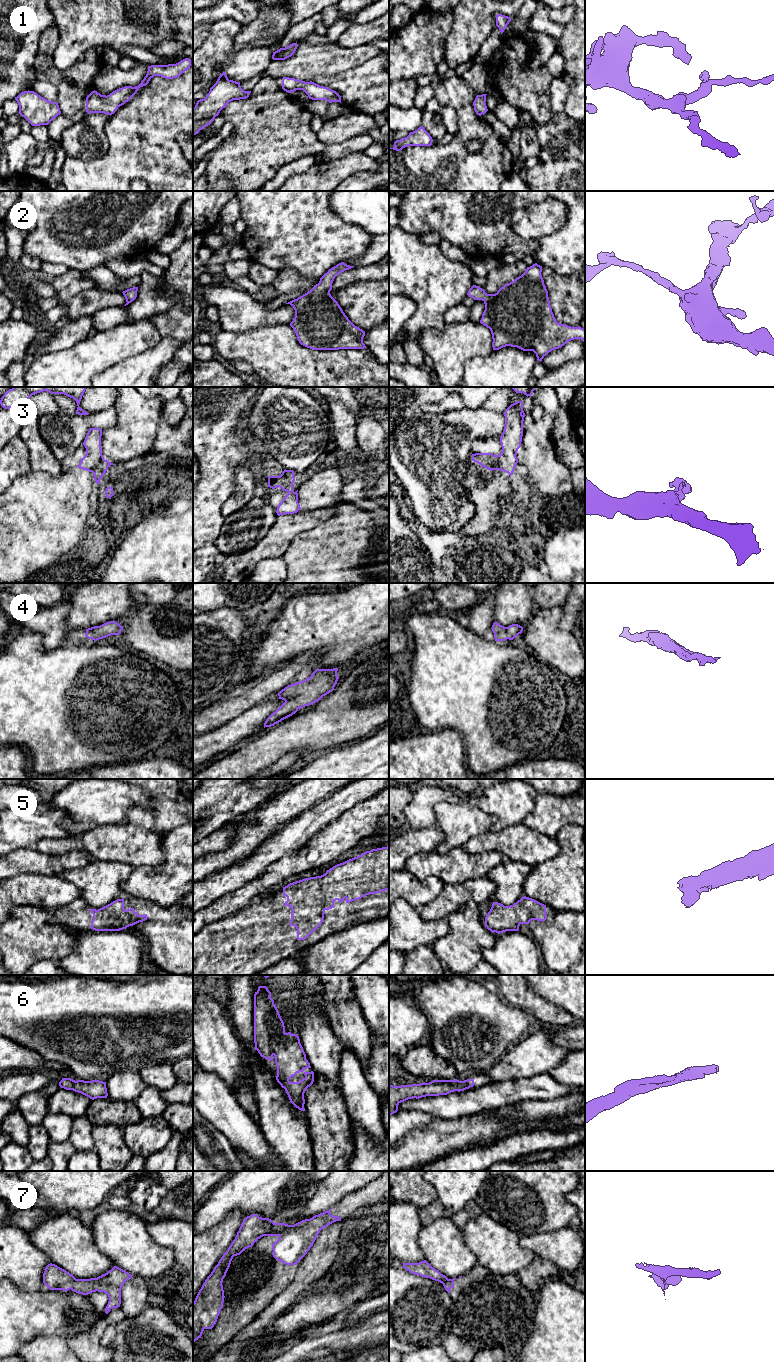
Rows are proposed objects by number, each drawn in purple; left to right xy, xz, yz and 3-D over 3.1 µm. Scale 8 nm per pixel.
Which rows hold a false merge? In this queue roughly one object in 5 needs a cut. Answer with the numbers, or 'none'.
7

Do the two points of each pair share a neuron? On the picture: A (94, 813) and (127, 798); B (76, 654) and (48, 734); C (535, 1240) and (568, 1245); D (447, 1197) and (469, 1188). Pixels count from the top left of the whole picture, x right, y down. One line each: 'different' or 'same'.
A: same
B: same
C: same
D: same

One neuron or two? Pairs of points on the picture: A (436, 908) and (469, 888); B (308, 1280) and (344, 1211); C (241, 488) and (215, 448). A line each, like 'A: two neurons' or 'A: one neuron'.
A: one neuron
B: two neurons
C: two neurons

